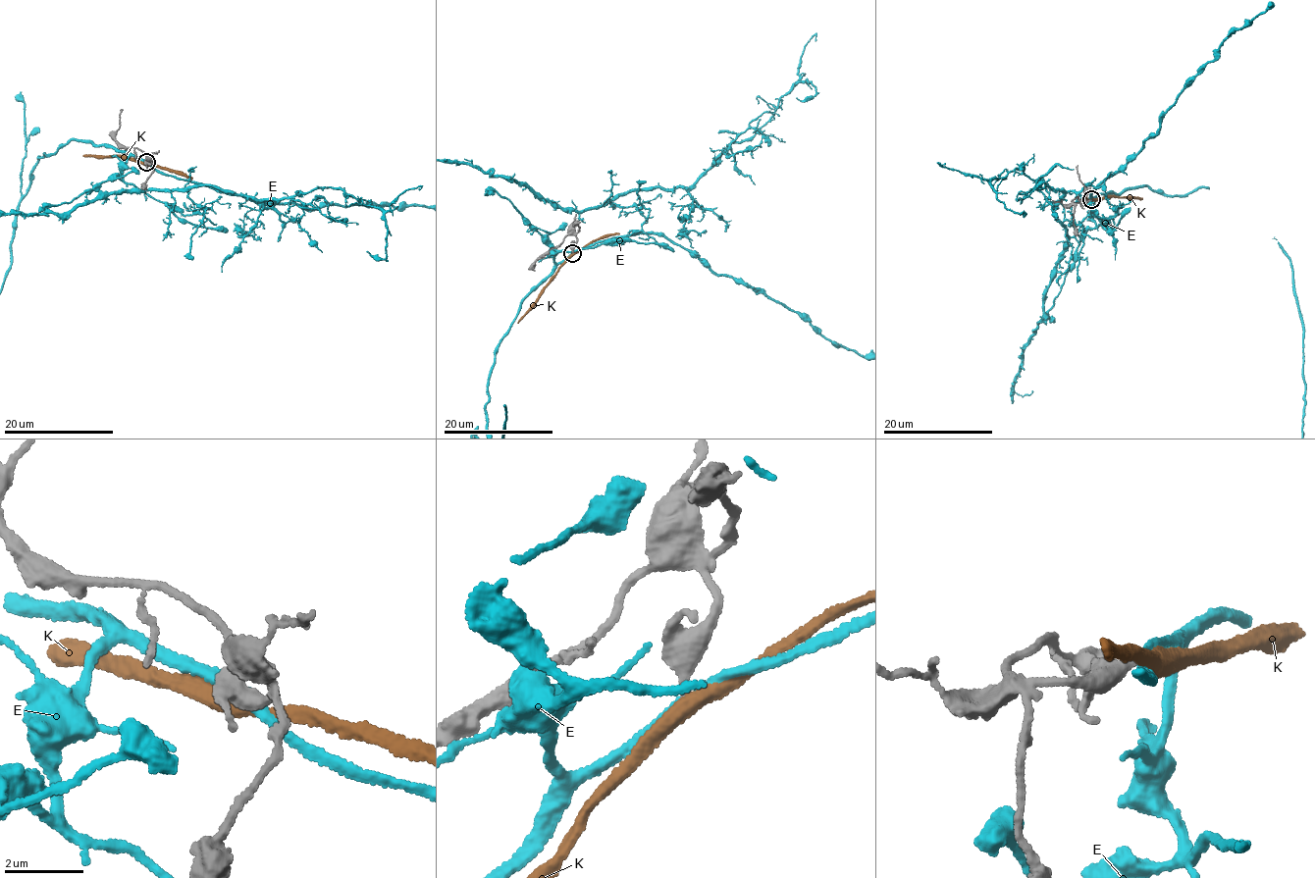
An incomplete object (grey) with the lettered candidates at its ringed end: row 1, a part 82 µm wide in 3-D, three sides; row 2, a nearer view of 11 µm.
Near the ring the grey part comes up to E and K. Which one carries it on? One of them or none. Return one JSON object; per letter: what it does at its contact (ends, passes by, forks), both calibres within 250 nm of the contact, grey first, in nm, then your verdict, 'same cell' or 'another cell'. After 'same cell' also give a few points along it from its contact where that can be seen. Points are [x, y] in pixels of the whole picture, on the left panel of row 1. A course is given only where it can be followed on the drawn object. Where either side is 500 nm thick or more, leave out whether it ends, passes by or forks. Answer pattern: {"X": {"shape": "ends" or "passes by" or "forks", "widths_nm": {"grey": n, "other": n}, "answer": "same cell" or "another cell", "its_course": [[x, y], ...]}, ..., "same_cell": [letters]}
{"E": {"shape": "passes by", "widths_nm": {"grey": 400, "other": 260}, "answer": "another cell"}, "K": {"shape": "passes by", "widths_nm": {"grey": 360, "other": 440}, "answer": "same cell", "its_course": [[146, 163], [118, 157], [83, 155]]}, "same_cell": ["K"]}

